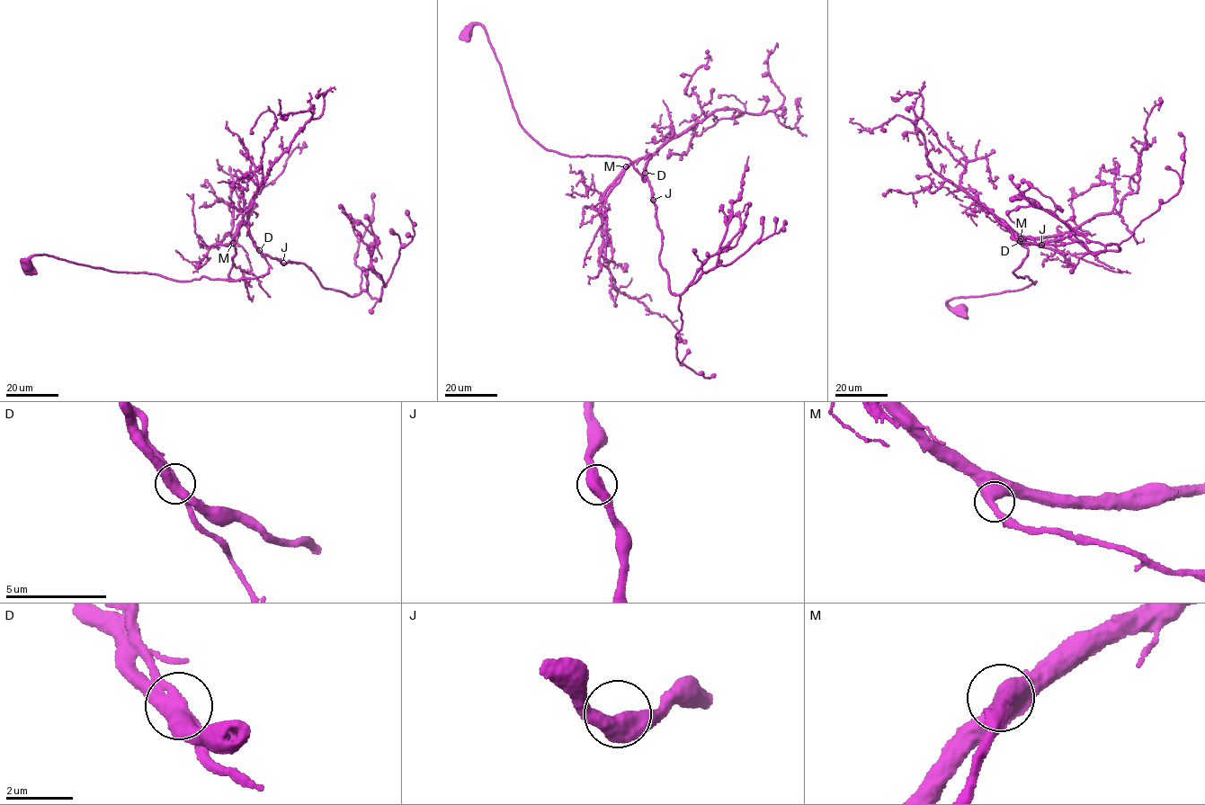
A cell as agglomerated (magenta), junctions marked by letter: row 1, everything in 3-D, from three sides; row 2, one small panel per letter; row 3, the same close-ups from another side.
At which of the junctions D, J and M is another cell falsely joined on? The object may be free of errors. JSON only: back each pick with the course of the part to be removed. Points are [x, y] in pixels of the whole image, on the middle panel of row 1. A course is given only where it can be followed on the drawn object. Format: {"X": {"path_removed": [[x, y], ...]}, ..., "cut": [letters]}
{"cut": []}

